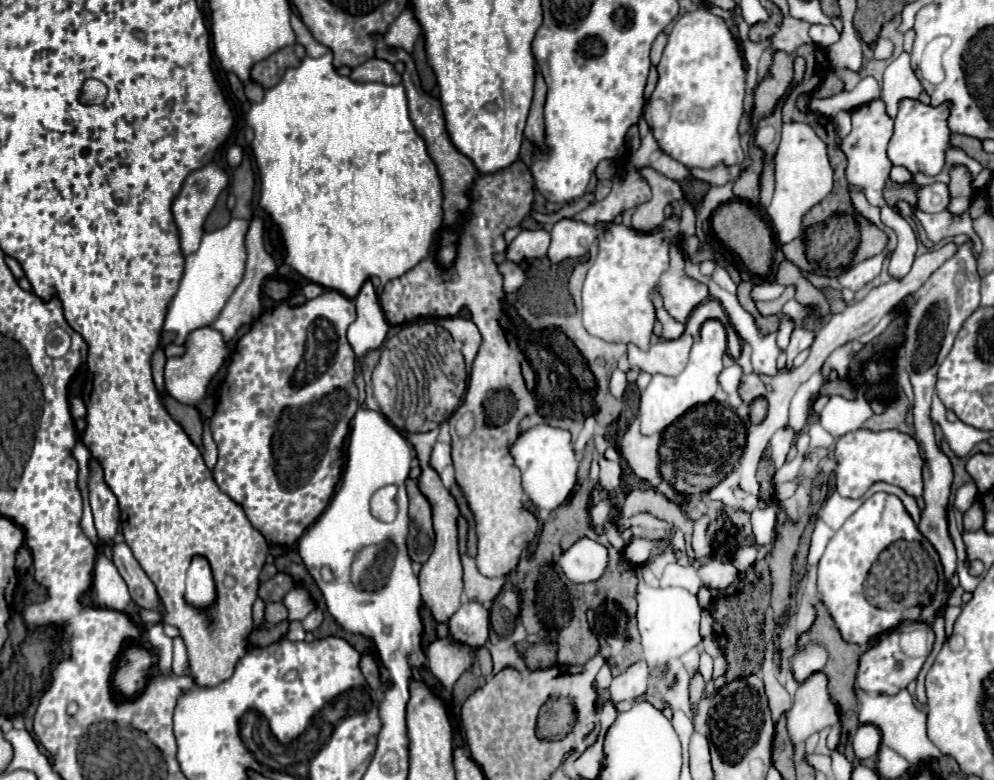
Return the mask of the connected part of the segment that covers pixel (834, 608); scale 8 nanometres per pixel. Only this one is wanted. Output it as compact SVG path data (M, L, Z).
M874 493L870 499L862 503L862 507L846 519L846 523L838 529L838 533L830 539L820 563L818 563L818 599L830 611L840 635L848 643L868 645L876 635L886 633L898 627L904 621L924 621L932 624L946 605L948 583L941 578L932 601L927 606L904 611L884 611L868 605L864 596L864 583L872 567L872 561L880 555L880 549L886 549L892 541L919 541L935 561L940 563L932 545L918 531L916 523L912 521L910 513L904 509L902 501L896 495L888 493Z

